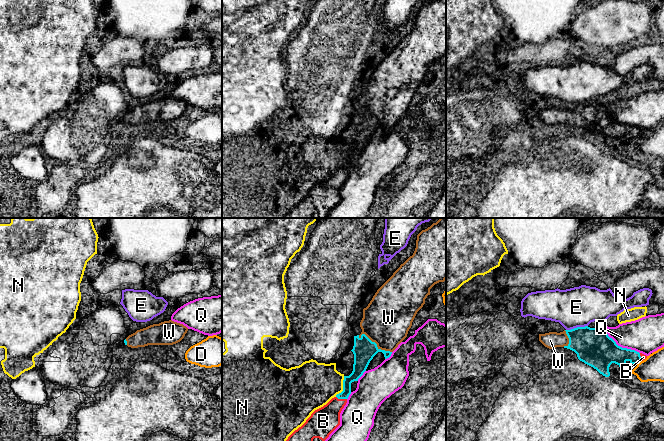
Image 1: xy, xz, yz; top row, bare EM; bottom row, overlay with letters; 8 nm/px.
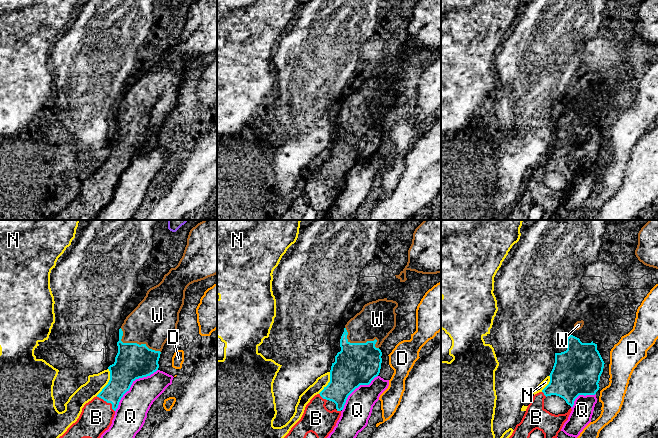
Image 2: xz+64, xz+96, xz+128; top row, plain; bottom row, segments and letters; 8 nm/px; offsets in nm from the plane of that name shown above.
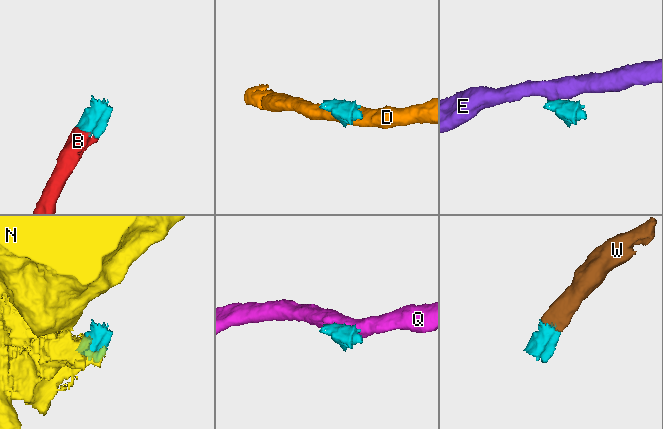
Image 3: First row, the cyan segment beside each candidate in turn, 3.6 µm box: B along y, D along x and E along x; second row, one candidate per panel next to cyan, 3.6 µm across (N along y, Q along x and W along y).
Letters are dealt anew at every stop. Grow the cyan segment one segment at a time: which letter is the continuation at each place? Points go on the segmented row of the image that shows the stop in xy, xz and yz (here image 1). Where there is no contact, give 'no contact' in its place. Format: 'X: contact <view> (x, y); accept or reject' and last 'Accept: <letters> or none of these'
B: contact xz (341, 398); accept
D: contact yz (638, 362); reject
E: contact yz (577, 327); reject
N: contact xz (343, 387); reject
Q: contact yz (619, 346); reject
W: contact xz (375, 343); accept
Accept: B, W

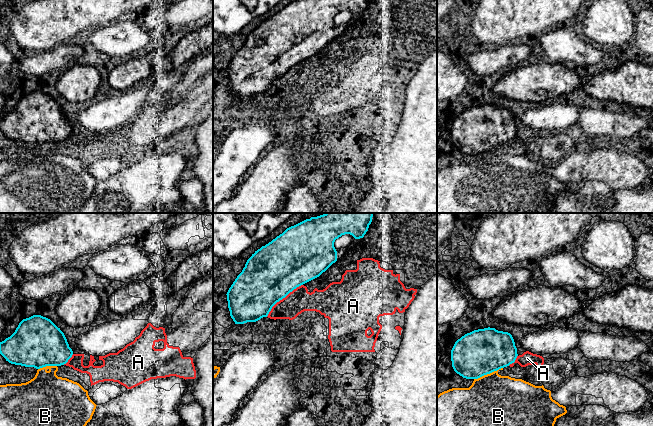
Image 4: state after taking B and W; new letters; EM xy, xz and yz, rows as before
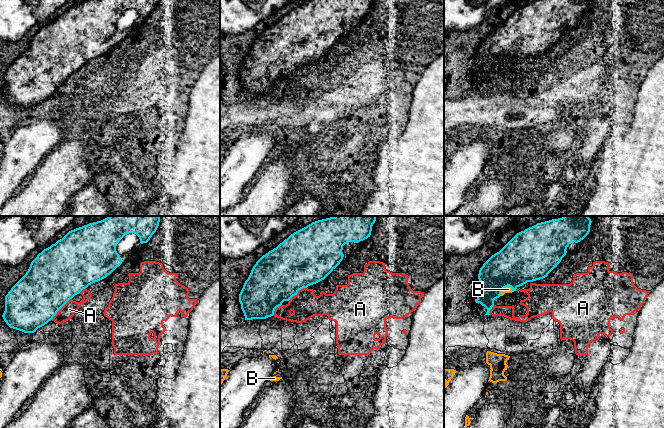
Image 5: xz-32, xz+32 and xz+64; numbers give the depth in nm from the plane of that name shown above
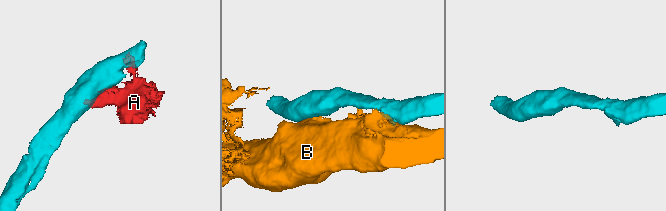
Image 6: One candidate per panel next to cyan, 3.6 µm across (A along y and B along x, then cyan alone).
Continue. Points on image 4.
A: contact xz (282, 298); reject
B: contact yz (488, 373); reject
Accept: none of these

